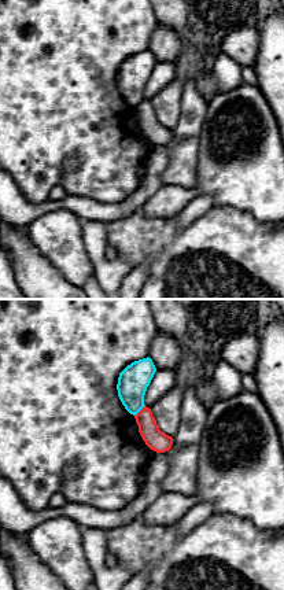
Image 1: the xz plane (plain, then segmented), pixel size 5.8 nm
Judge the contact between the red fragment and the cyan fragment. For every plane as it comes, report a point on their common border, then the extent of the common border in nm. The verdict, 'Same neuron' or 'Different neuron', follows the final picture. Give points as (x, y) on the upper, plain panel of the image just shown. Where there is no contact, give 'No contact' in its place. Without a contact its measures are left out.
Touches red at (140, 103). Shared border 90 nm

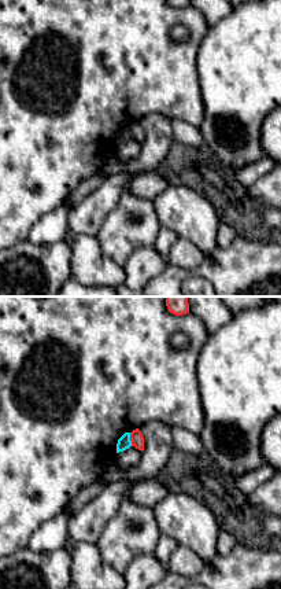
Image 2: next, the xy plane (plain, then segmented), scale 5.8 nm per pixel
Touches red at (130, 132). Shared border 80 nm

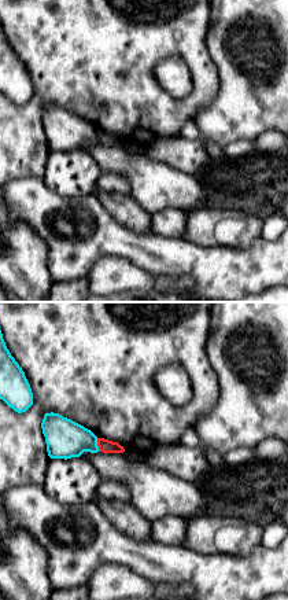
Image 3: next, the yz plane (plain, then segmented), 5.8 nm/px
Touches red at (98, 137). Shared border 80 nm

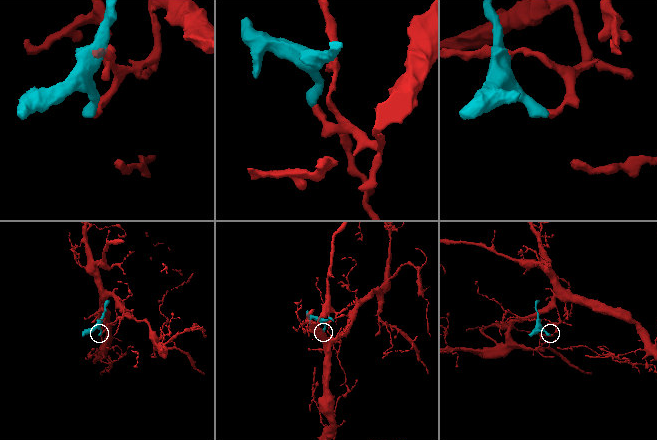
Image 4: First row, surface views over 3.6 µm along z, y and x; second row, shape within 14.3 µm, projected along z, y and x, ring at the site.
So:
Different neuron

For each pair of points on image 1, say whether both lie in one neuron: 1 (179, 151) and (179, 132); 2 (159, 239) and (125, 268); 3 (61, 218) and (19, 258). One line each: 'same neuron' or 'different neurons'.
1: different neurons
2: different neurons
3: different neurons

